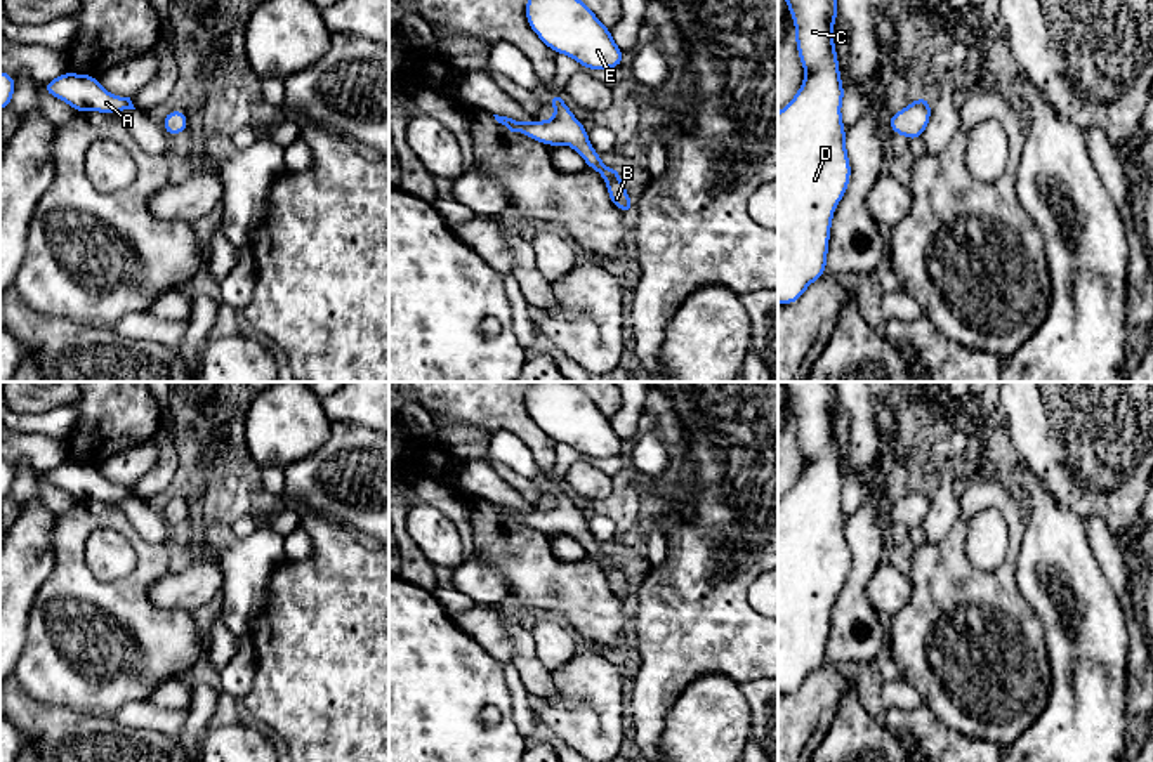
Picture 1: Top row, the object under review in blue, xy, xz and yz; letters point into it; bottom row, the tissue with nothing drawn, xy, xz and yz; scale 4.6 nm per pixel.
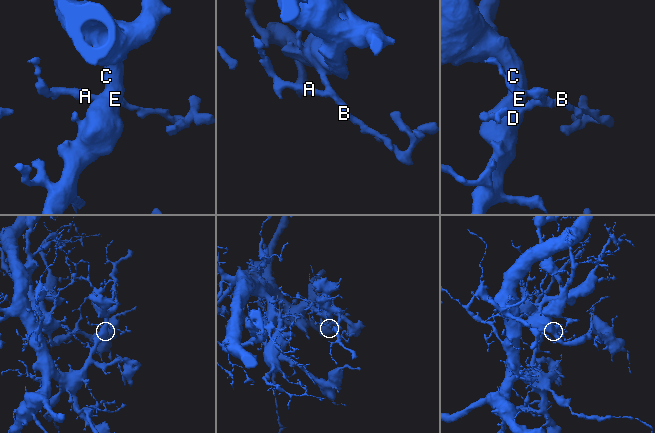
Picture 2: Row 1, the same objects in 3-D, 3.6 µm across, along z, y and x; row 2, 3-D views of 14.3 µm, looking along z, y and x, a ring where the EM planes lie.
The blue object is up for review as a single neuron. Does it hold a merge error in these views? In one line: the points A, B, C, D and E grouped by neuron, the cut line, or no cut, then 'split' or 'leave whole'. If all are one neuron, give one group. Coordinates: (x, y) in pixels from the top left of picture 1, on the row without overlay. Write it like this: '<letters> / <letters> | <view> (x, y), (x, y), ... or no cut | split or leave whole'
A B C D E | no cut | leave whole

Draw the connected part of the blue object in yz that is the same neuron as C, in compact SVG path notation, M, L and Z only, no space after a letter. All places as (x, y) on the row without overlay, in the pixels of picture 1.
M835 382L781 384L806 458L799 481L778 502L778 691L790 694L827 663L832 606L847 580L851 552L833 432Z

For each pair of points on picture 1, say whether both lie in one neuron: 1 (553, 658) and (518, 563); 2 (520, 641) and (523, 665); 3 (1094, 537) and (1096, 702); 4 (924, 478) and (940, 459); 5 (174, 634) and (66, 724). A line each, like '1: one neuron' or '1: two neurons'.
1: two neurons
2: one neuron
3: two neurons
4: one neuron
5: two neurons

